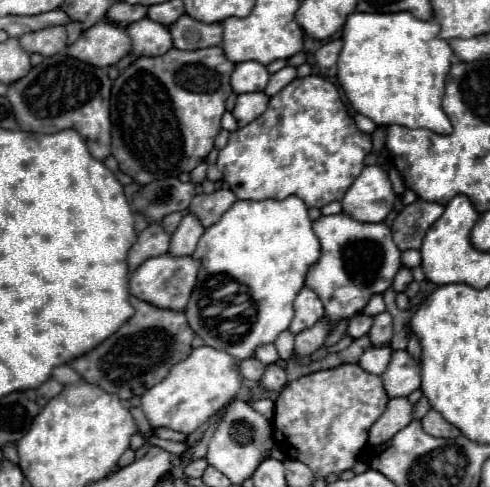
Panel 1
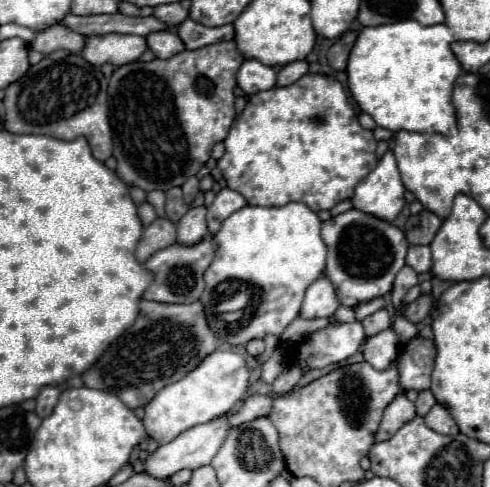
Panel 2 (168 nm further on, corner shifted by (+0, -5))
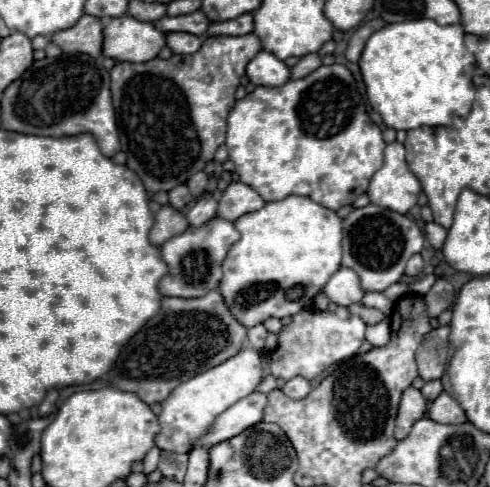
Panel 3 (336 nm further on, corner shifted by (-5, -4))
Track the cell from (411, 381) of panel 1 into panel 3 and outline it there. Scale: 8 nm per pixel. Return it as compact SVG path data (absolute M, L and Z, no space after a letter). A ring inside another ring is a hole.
M448 326L434 328L424 336L424 342L416 350L418 374L424 382L442 378L448 360L448 342L446 342L448 334L450 334Z

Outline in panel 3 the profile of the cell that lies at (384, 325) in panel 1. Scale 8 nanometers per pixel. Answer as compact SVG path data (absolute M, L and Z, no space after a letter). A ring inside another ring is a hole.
M352 304L352 306L350 306L350 312L358 314L366 324L378 324L378 322L382 322L382 320L388 318L388 314L384 314L382 310L364 308L364 306L360 306L360 304Z

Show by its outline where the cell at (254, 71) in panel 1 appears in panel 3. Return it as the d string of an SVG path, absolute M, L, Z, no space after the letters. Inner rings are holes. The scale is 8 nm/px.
M260 50L258 56L254 56L254 60L250 60L250 64L246 68L246 76L256 86L272 88L272 86L286 84L290 78L290 70L274 54Z

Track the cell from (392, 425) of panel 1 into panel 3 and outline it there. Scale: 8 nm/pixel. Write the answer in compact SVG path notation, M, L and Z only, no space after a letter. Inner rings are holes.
M414 386L406 388L406 392L402 394L400 400L400 408L398 408L398 416L396 416L396 430L394 430L394 438L402 440L408 436L412 424L416 420L420 420L426 414L426 400L420 394L420 390L416 390Z

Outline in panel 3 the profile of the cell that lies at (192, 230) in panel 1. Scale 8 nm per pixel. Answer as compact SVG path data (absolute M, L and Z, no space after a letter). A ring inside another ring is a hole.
M200 196L198 202L194 204L194 208L188 210L186 218L188 218L188 224L190 228L200 228L204 226L208 220L212 220L216 216L216 200L212 196Z

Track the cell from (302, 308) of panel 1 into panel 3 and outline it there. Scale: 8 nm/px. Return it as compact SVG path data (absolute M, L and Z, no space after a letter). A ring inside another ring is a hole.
M340 268L324 286L322 294L336 306L350 306L360 302L364 292L358 288L358 276L350 268Z

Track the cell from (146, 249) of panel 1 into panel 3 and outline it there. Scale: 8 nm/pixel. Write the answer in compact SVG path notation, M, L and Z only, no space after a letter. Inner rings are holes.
M162 206L160 212L156 214L156 222L150 230L150 242L154 246L162 246L166 240L182 234L186 228L188 228L186 218L178 210L174 210L172 206Z

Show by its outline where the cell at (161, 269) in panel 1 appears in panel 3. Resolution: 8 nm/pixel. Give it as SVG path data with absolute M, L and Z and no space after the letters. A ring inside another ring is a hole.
M214 218L202 228L188 228L182 236L170 238L160 246L160 256L168 264L168 274L160 280L162 296L178 296L178 298L200 298L206 292L214 290L222 278L222 260L228 248L238 242L238 230L230 220Z

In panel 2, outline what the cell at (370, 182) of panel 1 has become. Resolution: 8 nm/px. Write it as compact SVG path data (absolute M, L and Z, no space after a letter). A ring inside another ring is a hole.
M387 151L377 167L357 185L353 207L379 219L393 221L405 205L405 187L399 177L393 151Z

